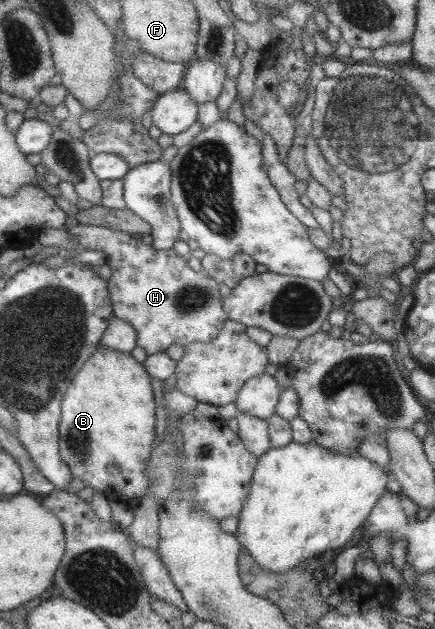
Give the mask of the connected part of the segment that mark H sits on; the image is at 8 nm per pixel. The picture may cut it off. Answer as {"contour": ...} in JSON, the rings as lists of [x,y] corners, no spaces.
{"contour":[[[79,223],[67,232],[76,235],[80,248],[84,247],[84,250],[88,251],[102,251],[106,254],[106,262],[113,271],[108,283],[113,314],[134,327],[137,345],[144,348],[147,356],[166,352],[172,344],[182,344],[185,347],[194,342],[208,344],[220,334],[222,327],[229,319],[220,296],[220,283],[210,278],[205,271],[196,272],[190,268],[187,256],[178,255],[174,249],[156,250],[152,245],[133,238],[130,233],[93,224]]]}

